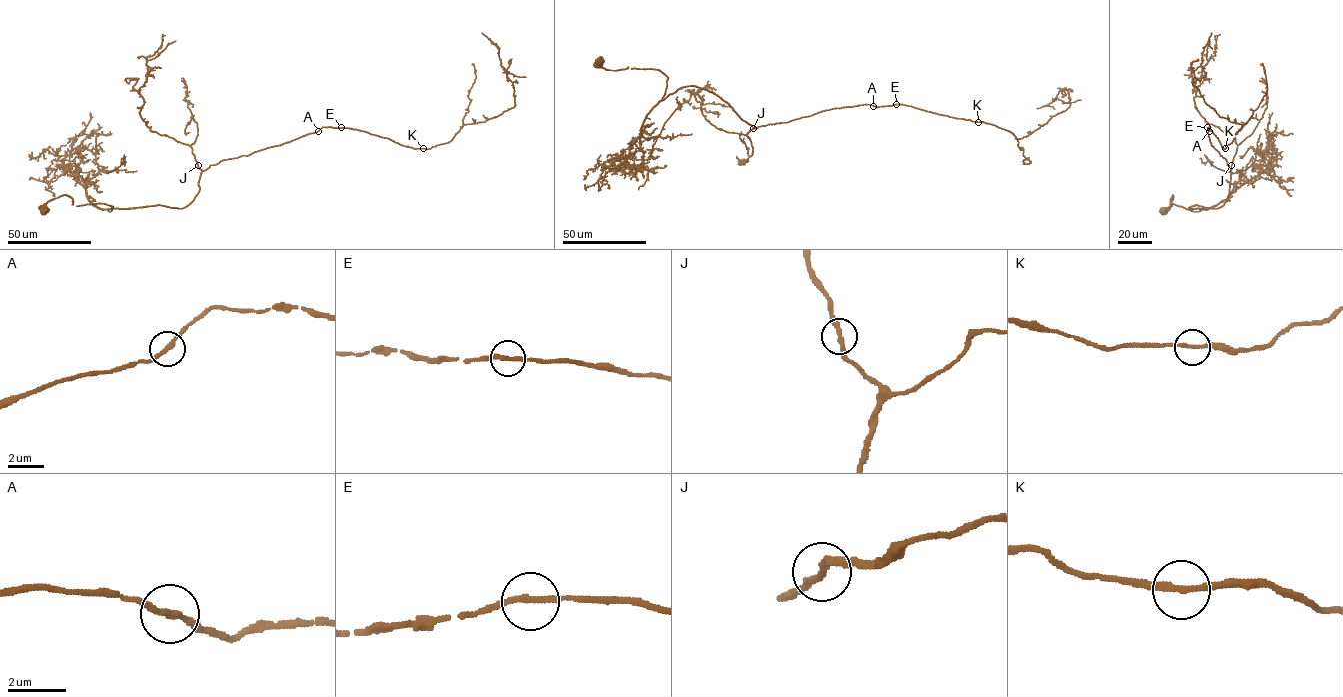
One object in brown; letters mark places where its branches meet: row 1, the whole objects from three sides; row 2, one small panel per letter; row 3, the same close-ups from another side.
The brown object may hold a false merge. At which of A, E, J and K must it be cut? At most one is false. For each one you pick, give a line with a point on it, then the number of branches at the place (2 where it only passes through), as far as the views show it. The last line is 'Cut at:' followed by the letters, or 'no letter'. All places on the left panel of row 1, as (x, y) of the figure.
Cut at: no letter

